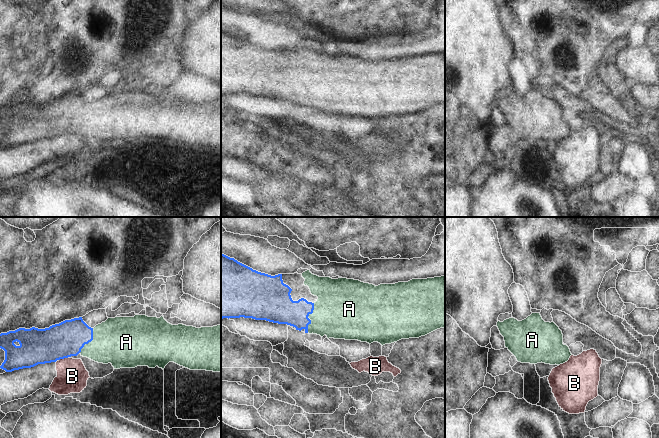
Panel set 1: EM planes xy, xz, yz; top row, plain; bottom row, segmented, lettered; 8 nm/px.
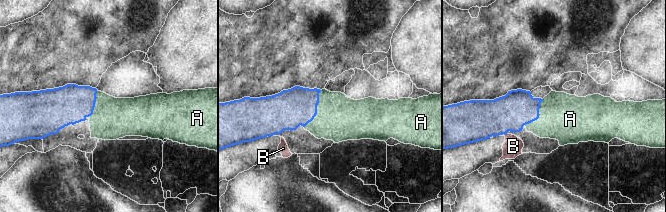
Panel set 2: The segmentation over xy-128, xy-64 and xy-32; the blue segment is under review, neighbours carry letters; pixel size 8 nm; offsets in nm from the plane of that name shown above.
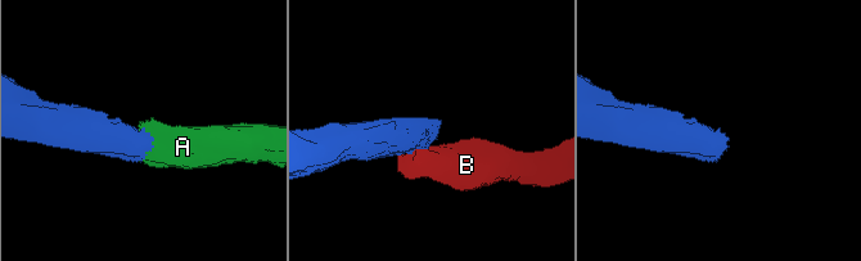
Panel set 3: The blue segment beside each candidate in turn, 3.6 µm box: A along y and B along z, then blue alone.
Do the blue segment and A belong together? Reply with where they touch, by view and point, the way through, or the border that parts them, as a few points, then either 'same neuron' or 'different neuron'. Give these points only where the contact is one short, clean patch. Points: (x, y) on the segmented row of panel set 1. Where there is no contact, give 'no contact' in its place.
meets blue in xz at (308, 318); same neuron

